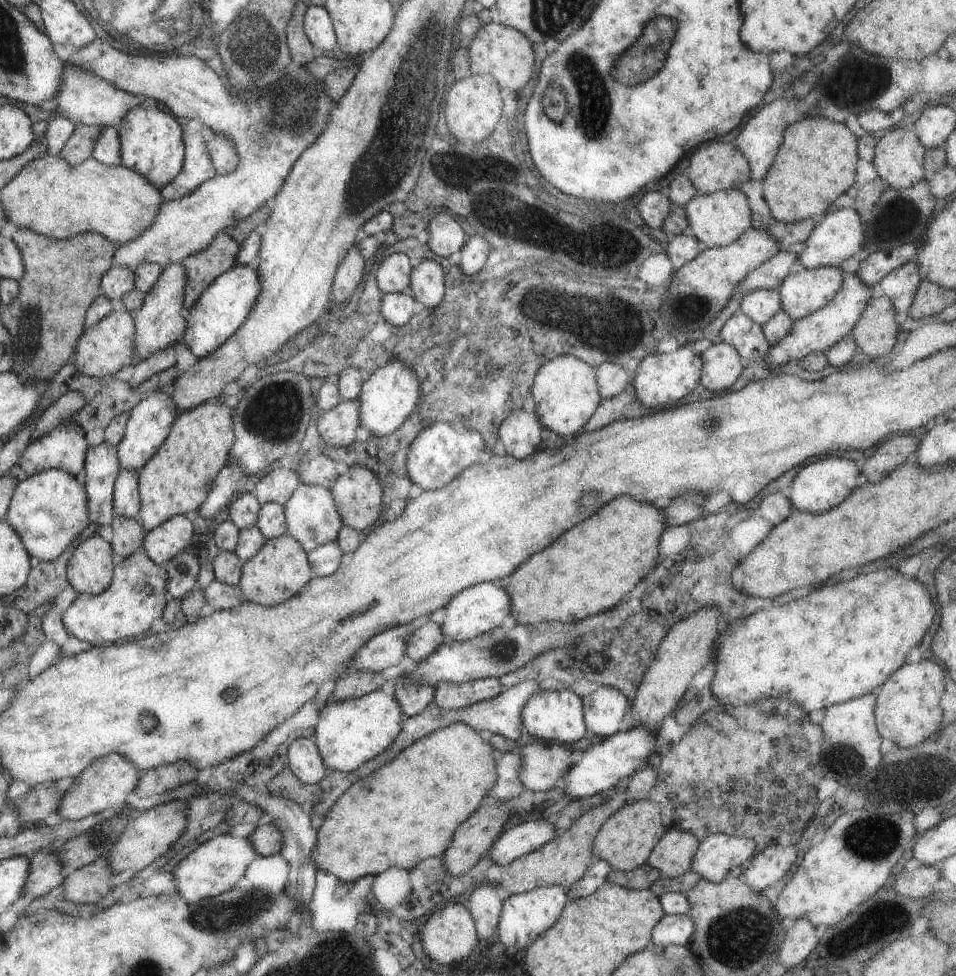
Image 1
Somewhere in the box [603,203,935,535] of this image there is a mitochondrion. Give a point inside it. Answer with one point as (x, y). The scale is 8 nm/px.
(712, 425)

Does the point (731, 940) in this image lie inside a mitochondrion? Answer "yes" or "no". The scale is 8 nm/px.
yes

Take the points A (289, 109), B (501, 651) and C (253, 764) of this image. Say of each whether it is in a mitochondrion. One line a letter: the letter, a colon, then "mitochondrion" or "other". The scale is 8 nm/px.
A: mitochondrion
B: mitochondrion
C: other

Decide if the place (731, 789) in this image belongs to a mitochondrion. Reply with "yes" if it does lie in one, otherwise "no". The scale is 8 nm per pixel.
no

